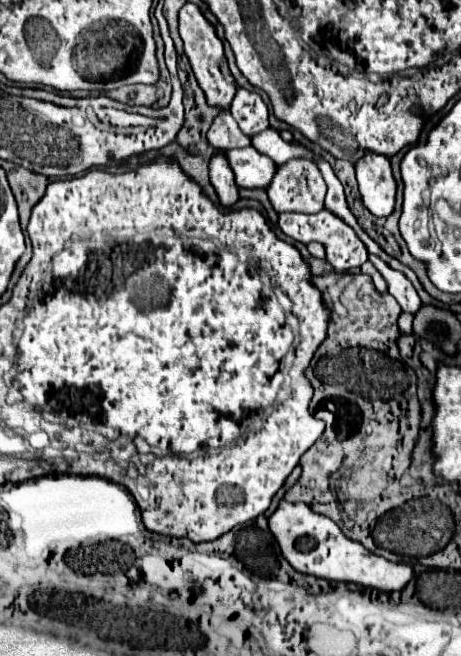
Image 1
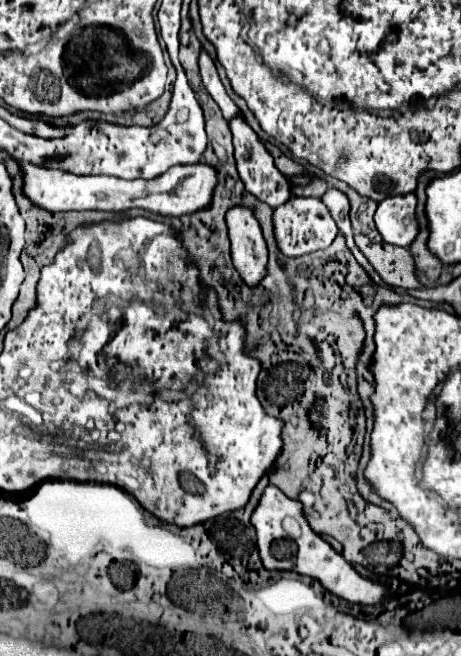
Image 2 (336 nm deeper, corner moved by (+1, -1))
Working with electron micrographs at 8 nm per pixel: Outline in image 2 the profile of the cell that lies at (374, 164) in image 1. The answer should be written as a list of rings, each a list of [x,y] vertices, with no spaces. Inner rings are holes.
[[[415,194],[389,196],[377,204],[375,226],[385,242],[395,246],[409,246],[417,236],[415,220]]]

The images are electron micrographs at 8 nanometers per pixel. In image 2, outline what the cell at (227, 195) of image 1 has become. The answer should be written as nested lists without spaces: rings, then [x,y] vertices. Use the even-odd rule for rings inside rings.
[[[241,204],[233,206],[227,210],[225,220],[235,268],[249,286],[259,284],[261,276],[265,276],[267,246],[261,234],[261,226],[253,216],[253,210]]]

